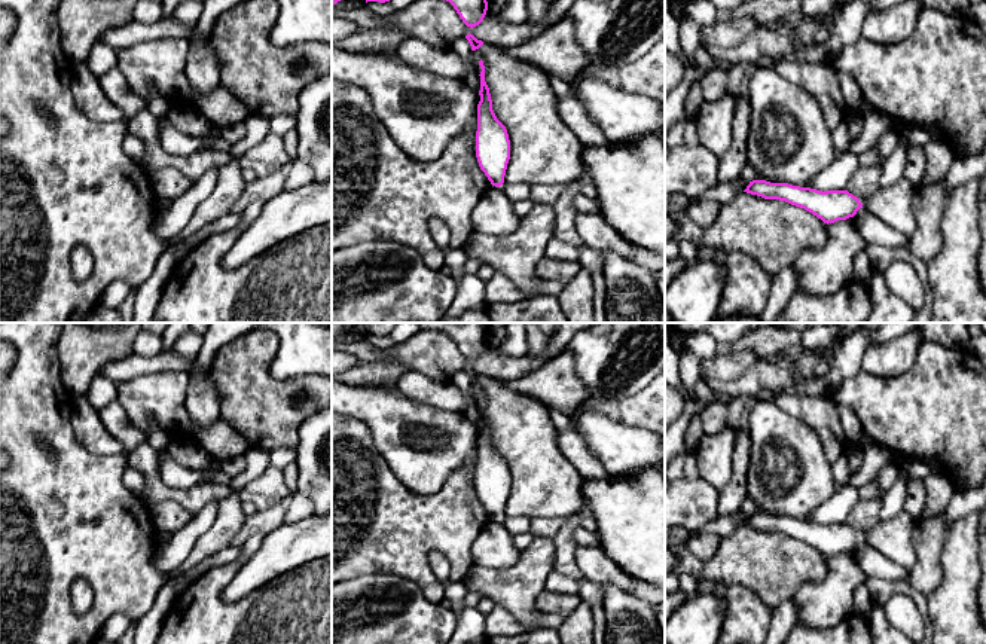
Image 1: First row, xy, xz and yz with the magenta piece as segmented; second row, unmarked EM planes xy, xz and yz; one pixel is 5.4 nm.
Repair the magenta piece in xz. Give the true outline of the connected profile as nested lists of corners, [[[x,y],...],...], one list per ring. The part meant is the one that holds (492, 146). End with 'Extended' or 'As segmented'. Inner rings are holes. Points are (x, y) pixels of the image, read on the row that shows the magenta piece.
[[[479,61],[480,71],[480,101],[477,104],[476,158],[480,170],[492,186],[504,183],[507,164],[510,159],[510,140],[506,126],[497,119],[492,110],[489,88],[485,82],[485,65]]]. As segmented

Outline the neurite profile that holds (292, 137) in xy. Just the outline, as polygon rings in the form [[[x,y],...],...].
[[[290,129],[284,137],[284,150],[289,155],[290,161],[297,158],[299,150],[299,134],[296,129]]]

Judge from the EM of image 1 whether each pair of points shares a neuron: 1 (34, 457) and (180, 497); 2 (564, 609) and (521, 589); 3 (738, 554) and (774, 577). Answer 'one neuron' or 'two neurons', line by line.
1: two neurons
2: two neurons
3: one neuron

